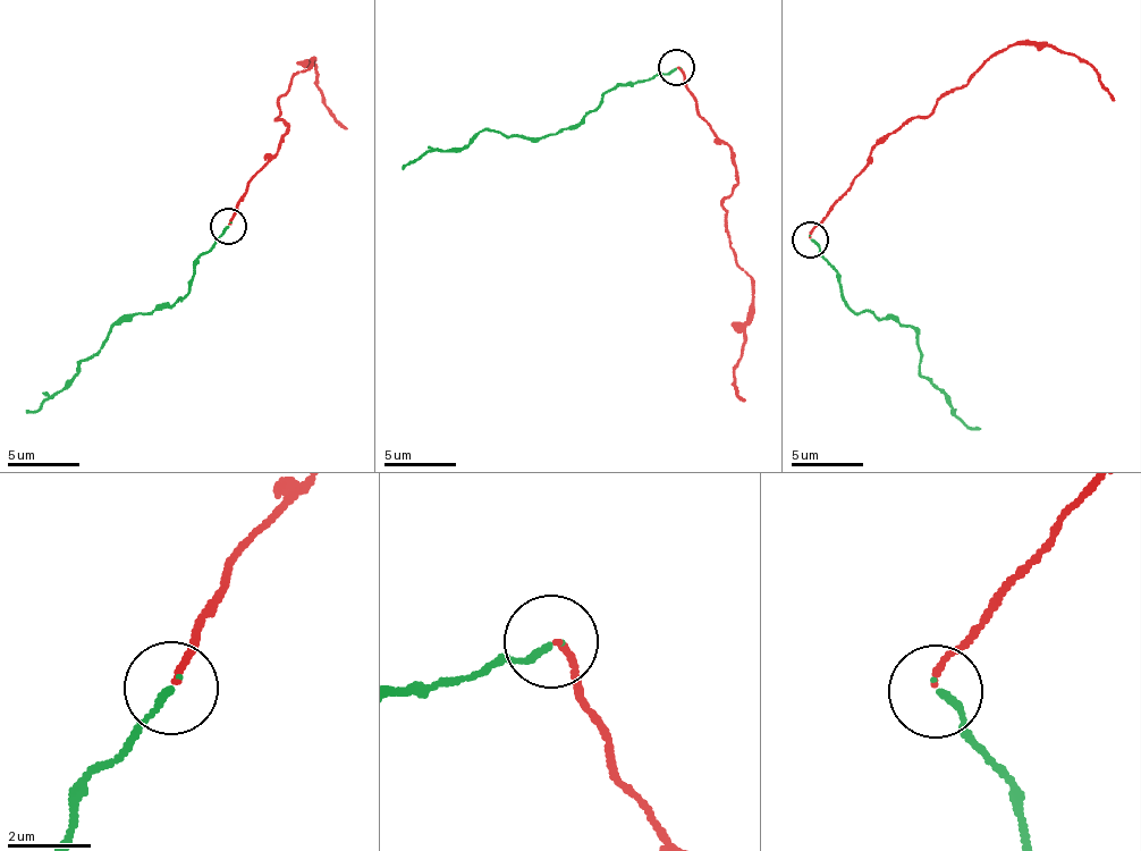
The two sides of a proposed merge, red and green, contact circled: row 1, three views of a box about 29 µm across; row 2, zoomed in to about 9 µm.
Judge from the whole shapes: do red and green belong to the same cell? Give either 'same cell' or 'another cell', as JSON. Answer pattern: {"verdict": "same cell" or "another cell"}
{"verdict": "another cell"}

